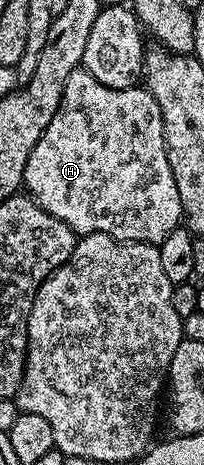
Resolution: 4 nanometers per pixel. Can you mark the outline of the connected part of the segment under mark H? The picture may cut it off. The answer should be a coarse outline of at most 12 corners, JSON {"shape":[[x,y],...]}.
{"shape":[[84,69],[25,193],[75,234],[183,221],[160,104]]}

